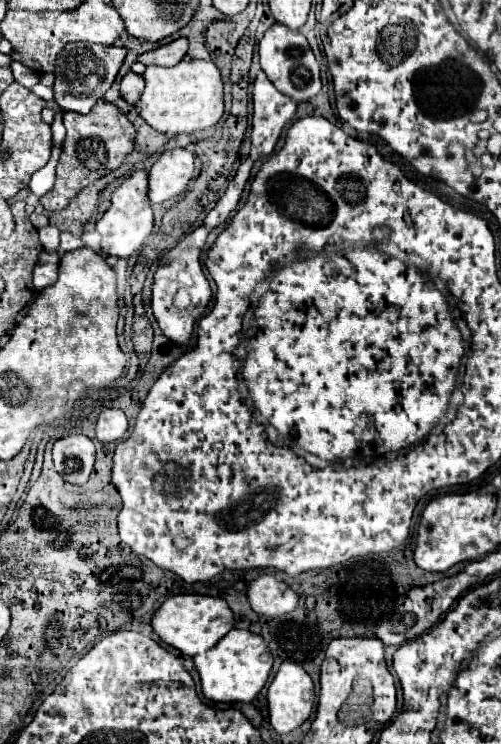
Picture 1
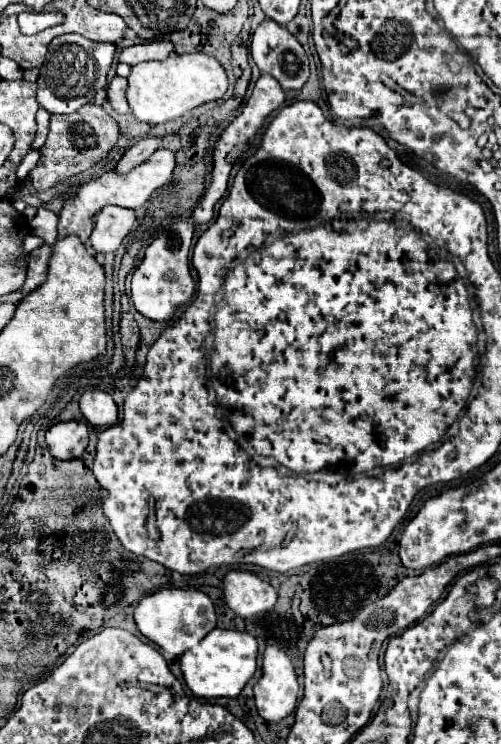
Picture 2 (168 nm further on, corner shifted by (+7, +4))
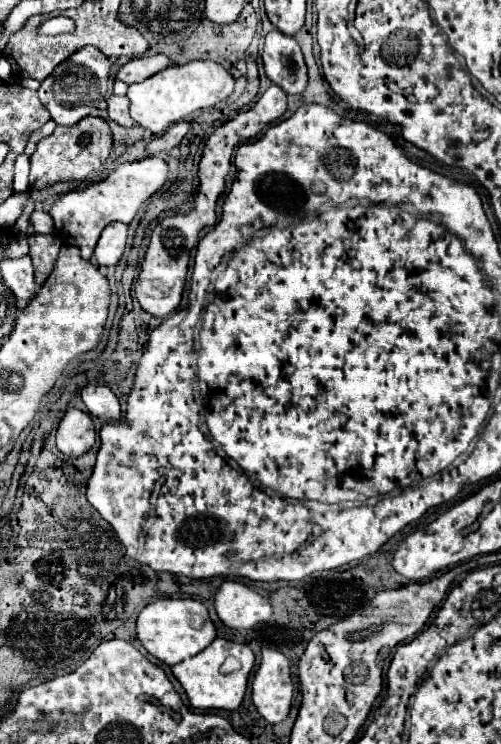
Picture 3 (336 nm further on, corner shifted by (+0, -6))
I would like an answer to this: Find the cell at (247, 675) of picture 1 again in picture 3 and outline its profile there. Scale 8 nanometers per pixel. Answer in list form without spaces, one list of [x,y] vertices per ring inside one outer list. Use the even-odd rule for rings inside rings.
[[[216,638],[202,652],[198,652],[196,656],[192,656],[192,658],[172,666],[172,674],[182,684],[182,688],[186,692],[192,708],[202,708],[202,710],[210,710],[210,708],[216,708],[216,710],[236,710],[240,706],[244,694],[246,694],[248,676],[250,676],[250,670],[254,666],[254,660],[256,660],[254,652],[250,650],[248,644],[238,644],[238,642],[224,640],[224,638]],[[226,656],[238,658],[242,662],[242,668],[238,672],[222,676],[220,674],[220,666],[226,660]]]

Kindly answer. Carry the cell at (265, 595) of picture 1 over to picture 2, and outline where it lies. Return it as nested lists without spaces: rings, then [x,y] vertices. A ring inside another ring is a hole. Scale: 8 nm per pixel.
[[[231,570],[223,580],[223,592],[227,606],[241,618],[267,612],[279,600],[277,590],[269,582],[247,570]]]

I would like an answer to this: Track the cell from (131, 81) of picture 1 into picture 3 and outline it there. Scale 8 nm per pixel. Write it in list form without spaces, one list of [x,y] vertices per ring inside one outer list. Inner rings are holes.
[[[110,96],[108,100],[108,118],[124,128],[134,126],[134,120],[128,114],[128,98],[126,96]]]

